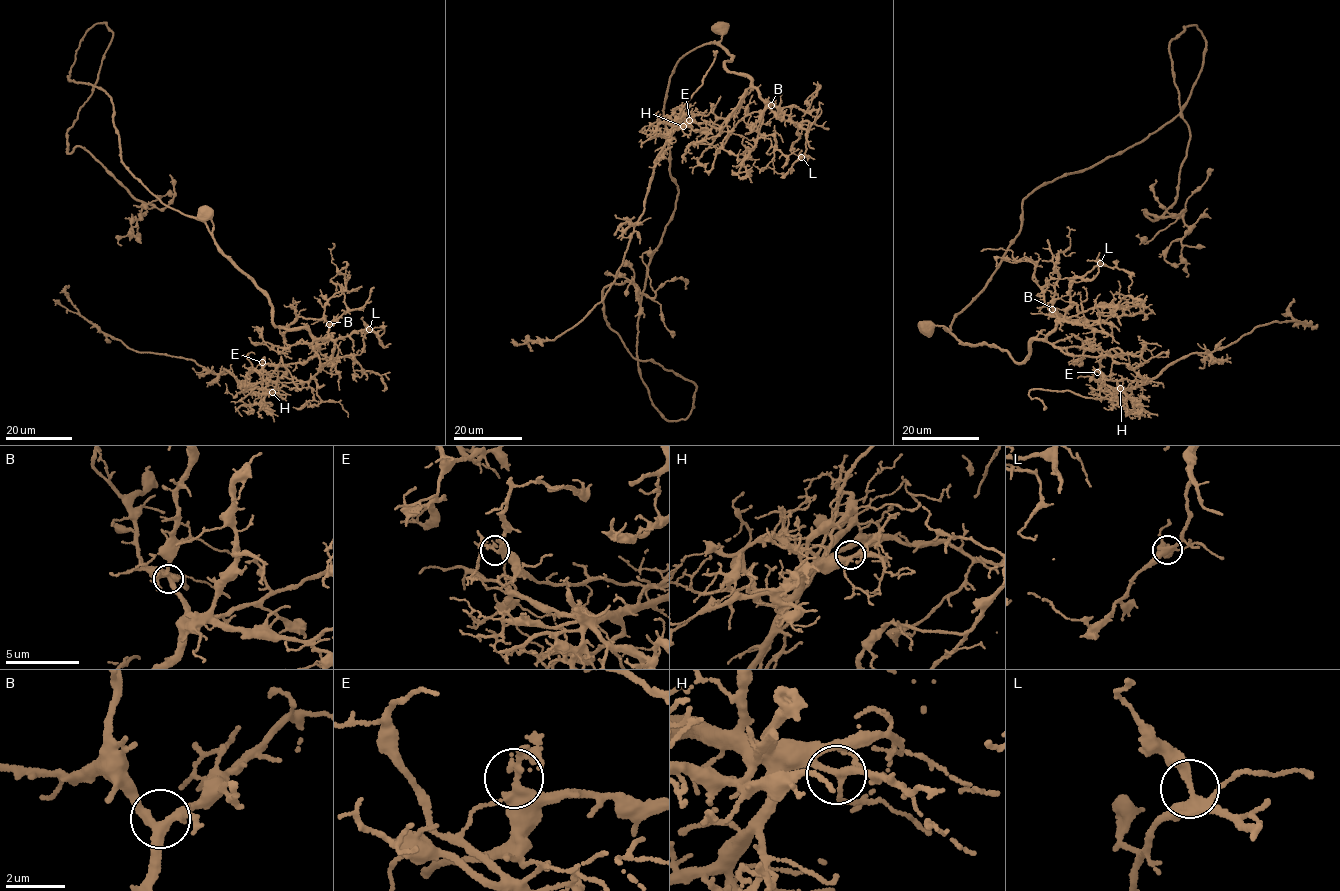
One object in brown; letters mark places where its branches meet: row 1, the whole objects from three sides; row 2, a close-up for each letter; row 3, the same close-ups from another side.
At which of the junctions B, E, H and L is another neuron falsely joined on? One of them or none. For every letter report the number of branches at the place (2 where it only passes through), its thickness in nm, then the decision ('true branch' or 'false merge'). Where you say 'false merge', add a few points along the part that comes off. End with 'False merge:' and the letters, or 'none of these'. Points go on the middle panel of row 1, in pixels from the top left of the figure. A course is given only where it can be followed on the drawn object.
B: 4 | 280 nm | true branch
E: 4 | 280 nm | false merge | (689, 120), (681, 119), (668, 135), (654, 168), (643, 211), (601, 301), (554, 340), (526, 340), (532, 351)
H: 4 | 190 nm | true branch
L: 4 | 320 nm | true branch
False merge: E

